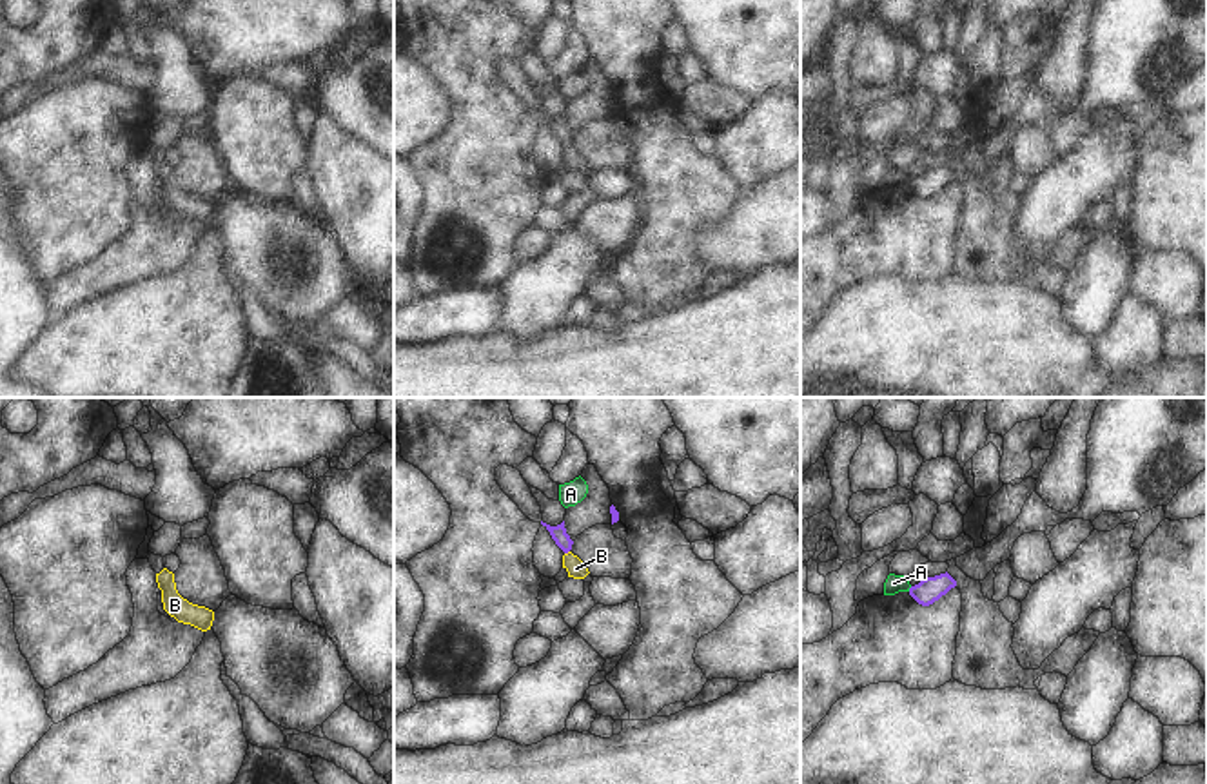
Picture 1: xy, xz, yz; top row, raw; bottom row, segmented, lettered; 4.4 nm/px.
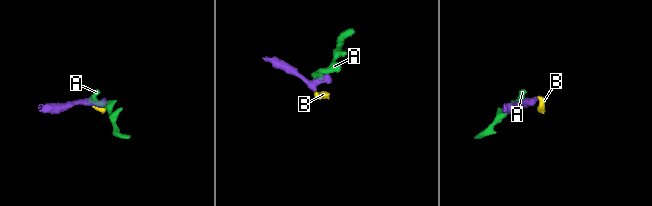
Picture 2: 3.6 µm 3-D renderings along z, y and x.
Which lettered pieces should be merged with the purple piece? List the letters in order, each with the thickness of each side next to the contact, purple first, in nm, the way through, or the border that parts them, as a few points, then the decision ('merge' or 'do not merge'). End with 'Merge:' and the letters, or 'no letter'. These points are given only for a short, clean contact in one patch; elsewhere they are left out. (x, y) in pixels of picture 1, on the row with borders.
A: 110 nm thick on the purple side, 80 nm on the other; border along yz (912, 587), (908, 590); do not merge
B: 70 nm thick on the purple side, 90 nm on the other; runs through xz (559, 536), (567, 552), (576, 568); merge
Merge: B

